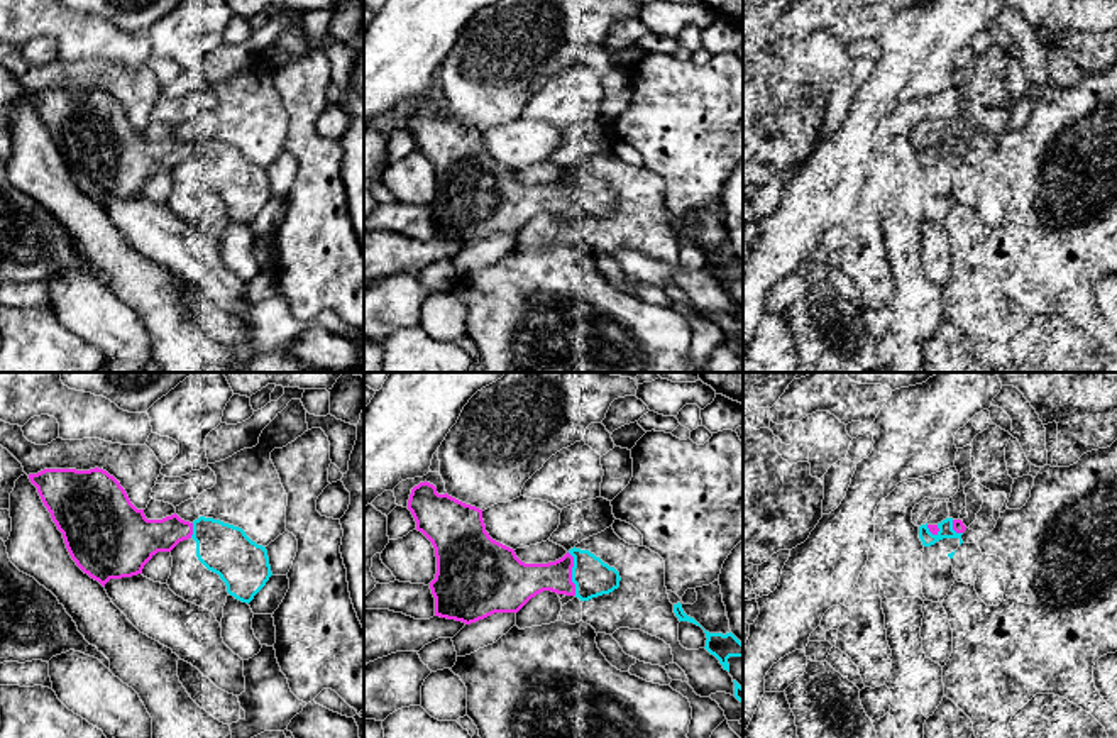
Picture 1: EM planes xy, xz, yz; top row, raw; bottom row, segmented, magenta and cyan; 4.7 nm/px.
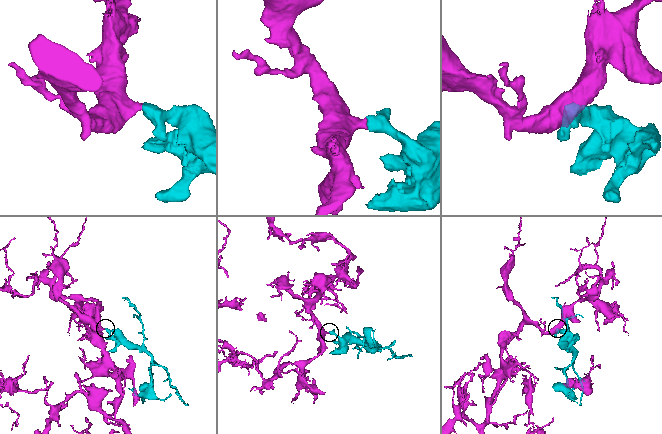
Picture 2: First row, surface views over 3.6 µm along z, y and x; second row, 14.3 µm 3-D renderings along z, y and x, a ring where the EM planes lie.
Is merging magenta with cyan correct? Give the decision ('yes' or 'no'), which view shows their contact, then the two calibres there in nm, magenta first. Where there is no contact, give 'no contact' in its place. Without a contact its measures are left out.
yes | xz | 180/180 nm

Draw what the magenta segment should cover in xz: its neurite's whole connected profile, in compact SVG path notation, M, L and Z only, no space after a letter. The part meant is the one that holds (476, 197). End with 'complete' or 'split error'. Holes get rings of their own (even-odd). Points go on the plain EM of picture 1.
M426 102L411 110L408 130L435 169L435 237L470 245L494 234L518 234L543 212L589 222L619 208L619 193L589 171L574 168L548 184L521 183L489 157L482 130L438 115Z | split error

